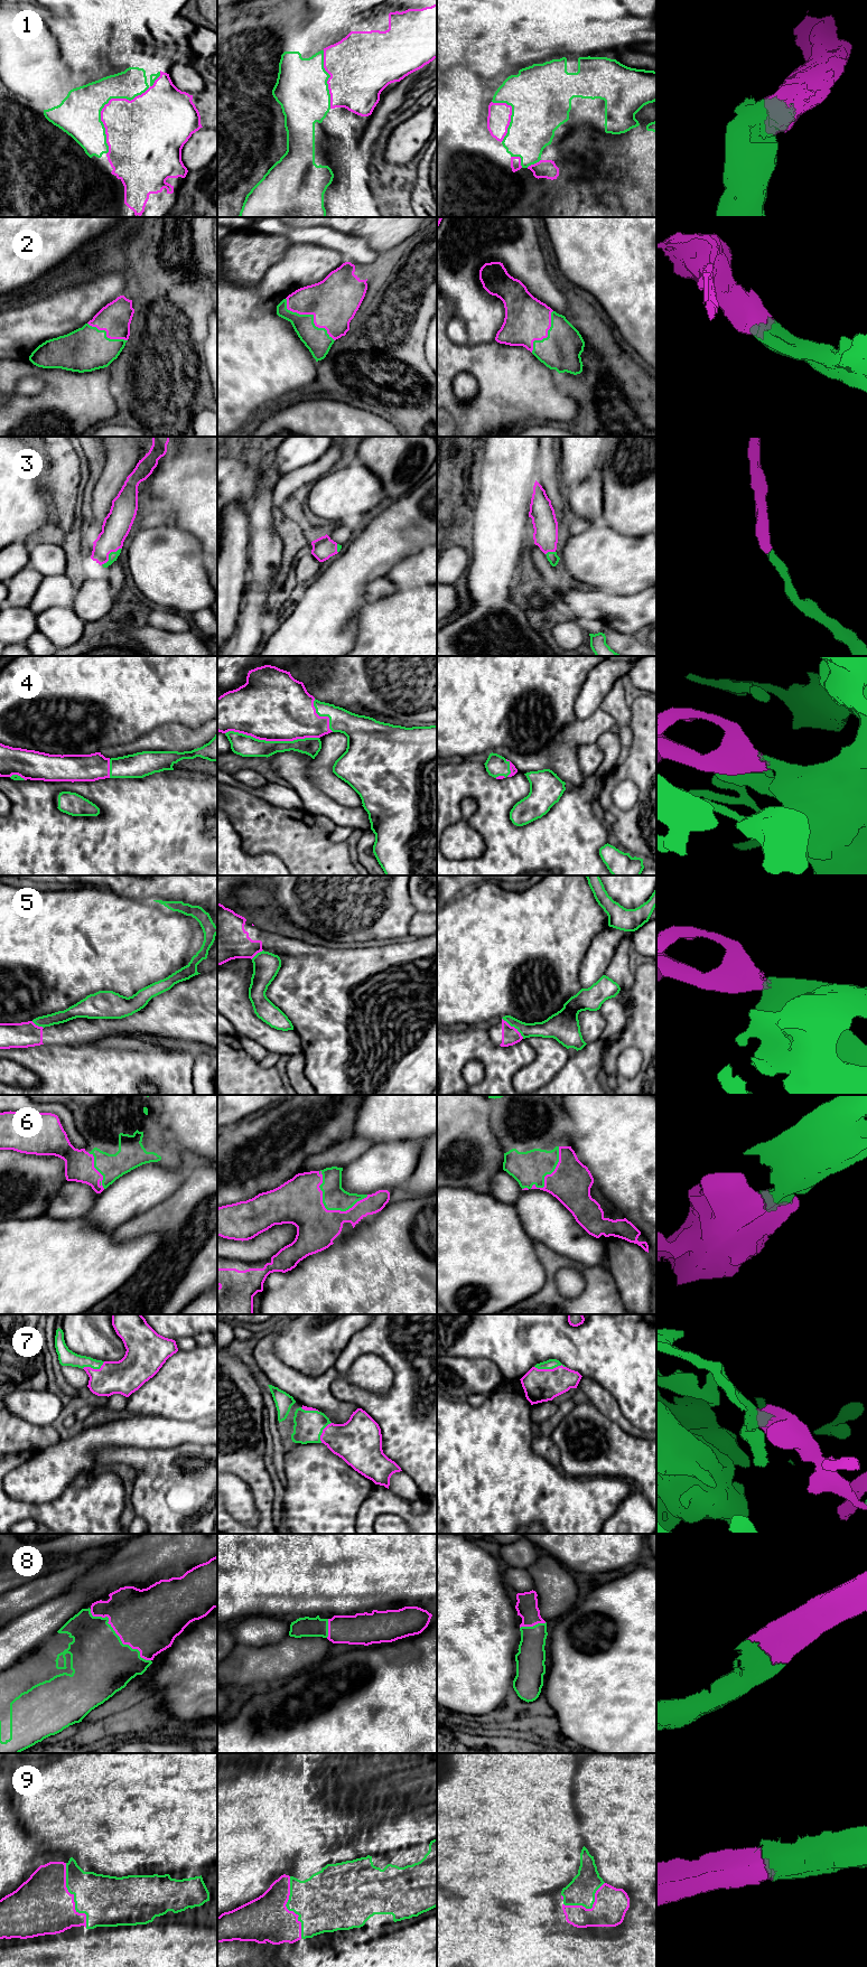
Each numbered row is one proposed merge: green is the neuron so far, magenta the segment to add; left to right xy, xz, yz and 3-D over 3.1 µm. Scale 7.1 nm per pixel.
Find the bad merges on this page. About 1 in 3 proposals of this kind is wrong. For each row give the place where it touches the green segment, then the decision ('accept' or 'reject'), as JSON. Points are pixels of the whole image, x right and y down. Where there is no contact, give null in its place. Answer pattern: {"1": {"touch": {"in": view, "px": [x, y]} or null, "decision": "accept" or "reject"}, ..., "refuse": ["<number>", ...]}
{"1": {"touch": {"in": "xy", "px": [110, 99]}, "decision": "accept"}, "2": {"touch": {"in": "xz", "px": [310, 315]}, "decision": "accept"}, "3": {"touch": {"in": "xy", "px": [109, 554]}, "decision": "accept"}, "4": {"touch": {"in": "xz", "px": [272, 741]}, "decision": "accept"}, "5": {"touch": {"in": "yz", "px": [513, 1026]}, "decision": "reject"}, "6": {"touch": {"in": "xz", "px": [328, 1209]}, "decision": "accept"}, "7": {"touch": {"in": "yz", "px": [550, 1368]}, "decision": "accept"}, "8": {"touch": {"in": "xy", "px": [118, 1636]}, "decision": "accept"}, "9": {"touch": {"in": "xy", "px": [74, 1898]}, "decision": "accept"}, "refuse": ["5"]}

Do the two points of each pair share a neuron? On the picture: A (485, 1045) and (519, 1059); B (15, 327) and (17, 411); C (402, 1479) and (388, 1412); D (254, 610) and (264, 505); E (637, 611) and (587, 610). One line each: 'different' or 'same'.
A: same
B: different
C: different
D: same
E: same

